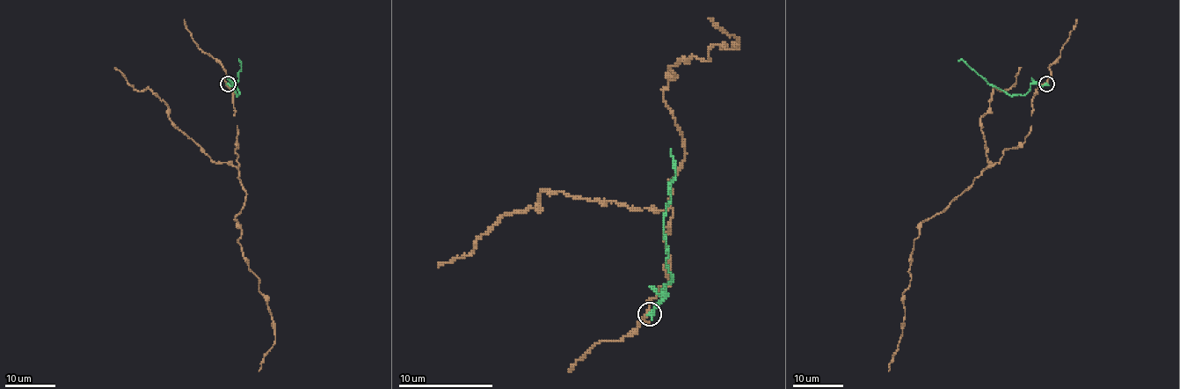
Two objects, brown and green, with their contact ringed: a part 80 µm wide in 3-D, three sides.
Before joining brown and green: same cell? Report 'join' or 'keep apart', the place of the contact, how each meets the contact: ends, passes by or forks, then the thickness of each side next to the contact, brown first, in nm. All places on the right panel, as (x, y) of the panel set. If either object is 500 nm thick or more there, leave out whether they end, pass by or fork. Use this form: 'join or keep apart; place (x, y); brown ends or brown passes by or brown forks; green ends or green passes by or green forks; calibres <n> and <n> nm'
keep apart; place (1046, 84); brown passes by; green ends; calibres 180 and 320 nm

